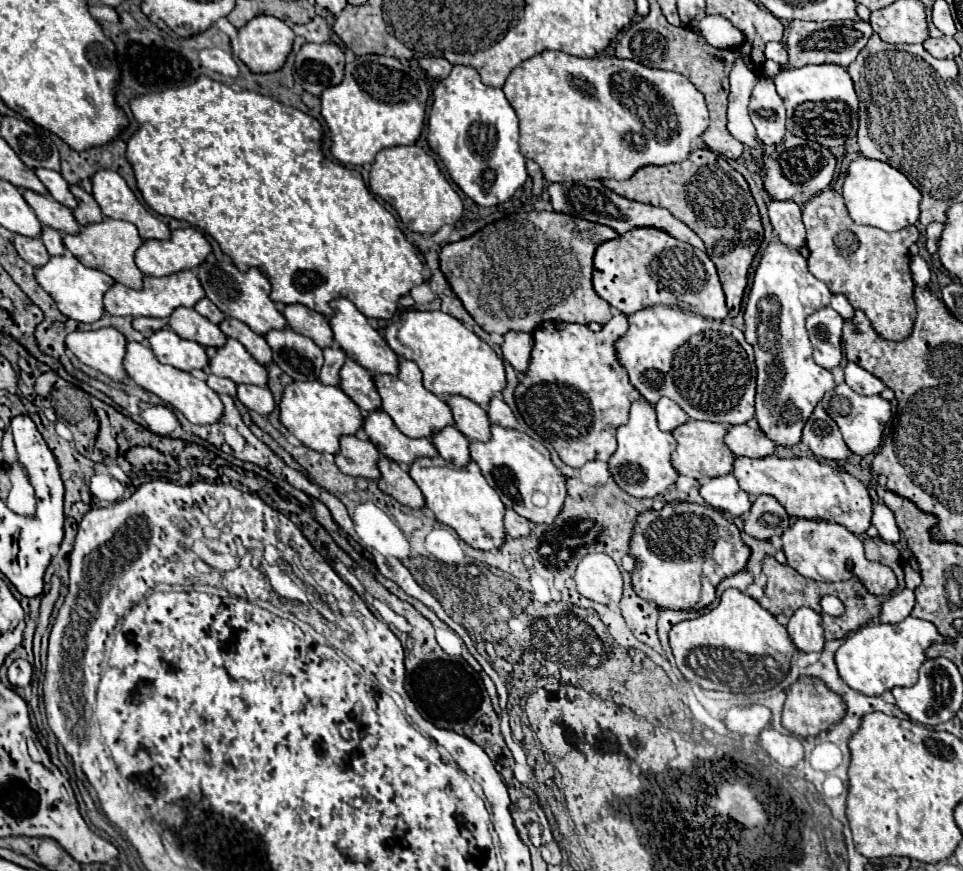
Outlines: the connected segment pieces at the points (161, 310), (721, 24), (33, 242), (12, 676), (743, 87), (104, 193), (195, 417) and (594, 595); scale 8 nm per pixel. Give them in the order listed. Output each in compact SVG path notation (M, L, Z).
M190 270L176 272L172 276L164 278L154 278L154 276L144 276L144 288L142 290L132 290L122 284L114 284L106 294L104 294L104 308L112 316L154 316L154 318L170 318L170 314L180 308L188 306L192 308L198 300L202 300L204 288Z
M706 16L694 28L708 40L708 44L716 48L734 48L744 42L744 36L740 36L740 32L736 32L736 28L732 28L724 16Z
M16 234L14 240L12 240L16 252L20 254L20 258L24 258L28 264L32 264L34 268L40 268L44 266L48 260L50 260L50 254L48 250L44 248L42 240L38 238L26 238L26 236L20 236Z
M22 658L14 660L14 664L8 668L8 680L12 686L28 686L32 680L32 666Z
M736 60L732 72L730 72L730 94L728 94L728 132L742 142L744 146L750 148L752 160L758 164L758 168L762 170L762 144L756 136L754 124L748 116L748 102L750 102L750 94L754 90L754 86L758 84L760 76L756 76L752 70L748 70L748 66L742 60Z
M98 170L92 176L92 194L104 216L132 222L138 228L142 240L170 240L170 228L138 202L118 172Z
M128 342L128 348L126 348L126 358L124 358L124 368L128 372L128 376L140 384L144 390L160 396L166 404L170 404L172 408L180 410L192 424L200 424L200 426L206 426L206 424L216 424L222 414L224 414L224 404L222 400L218 398L218 394L204 382L204 380L198 380L194 378L190 372L182 372L182 370L176 370L174 366L166 366L166 364L160 364L158 358L154 356L154 352L138 342Z
M588 554L576 570L578 592L594 602L614 606L622 598L622 574L608 554Z

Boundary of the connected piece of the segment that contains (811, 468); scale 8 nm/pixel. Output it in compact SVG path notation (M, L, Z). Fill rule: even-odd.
M736 458L732 474L738 478L740 488L752 496L772 494L790 516L808 518L808 520L826 520L836 522L862 536L872 520L872 498L866 484L848 474L842 468L832 468L816 458Z

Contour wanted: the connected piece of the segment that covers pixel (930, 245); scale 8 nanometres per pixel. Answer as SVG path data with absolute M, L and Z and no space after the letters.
M931 223L926 227L926 248L930 254L937 252L938 238L944 228L942 223Z

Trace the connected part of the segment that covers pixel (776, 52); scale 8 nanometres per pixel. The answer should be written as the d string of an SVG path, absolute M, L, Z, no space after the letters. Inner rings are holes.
M768 42L764 54L766 54L766 58L774 60L778 66L782 66L782 68L788 66L788 52L782 42Z

